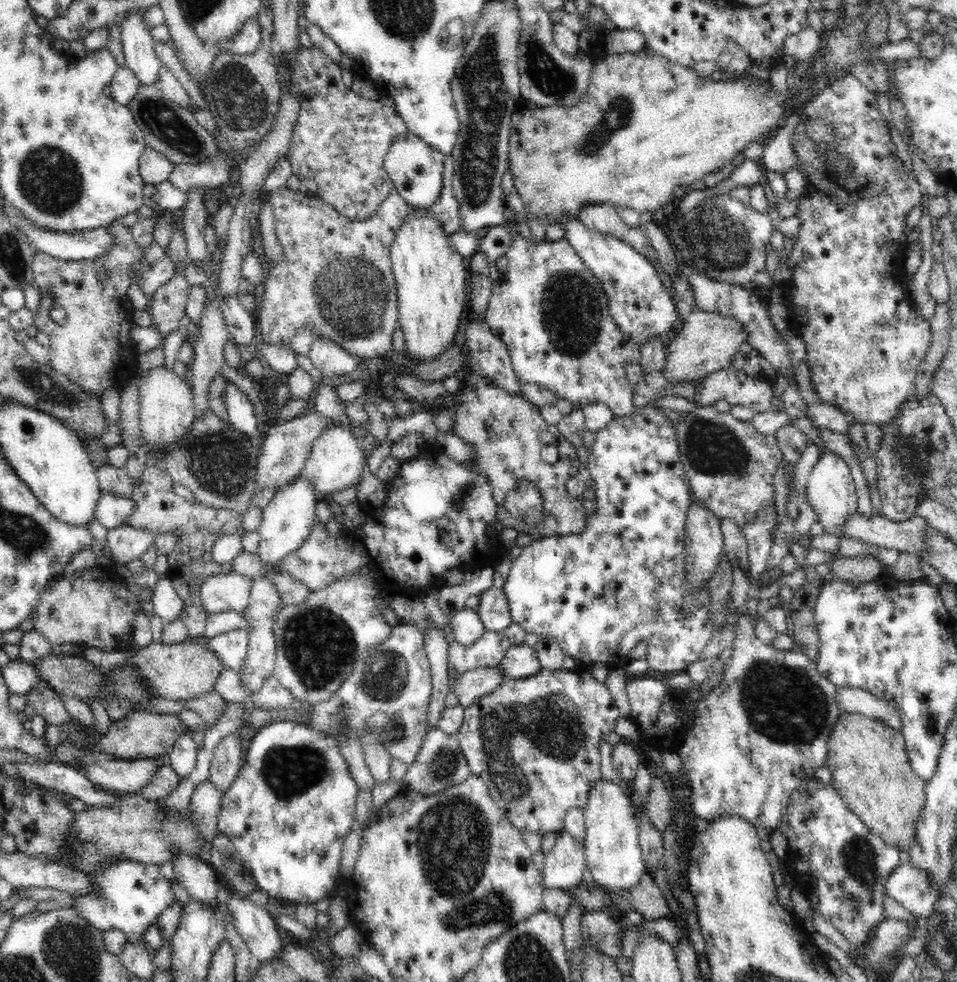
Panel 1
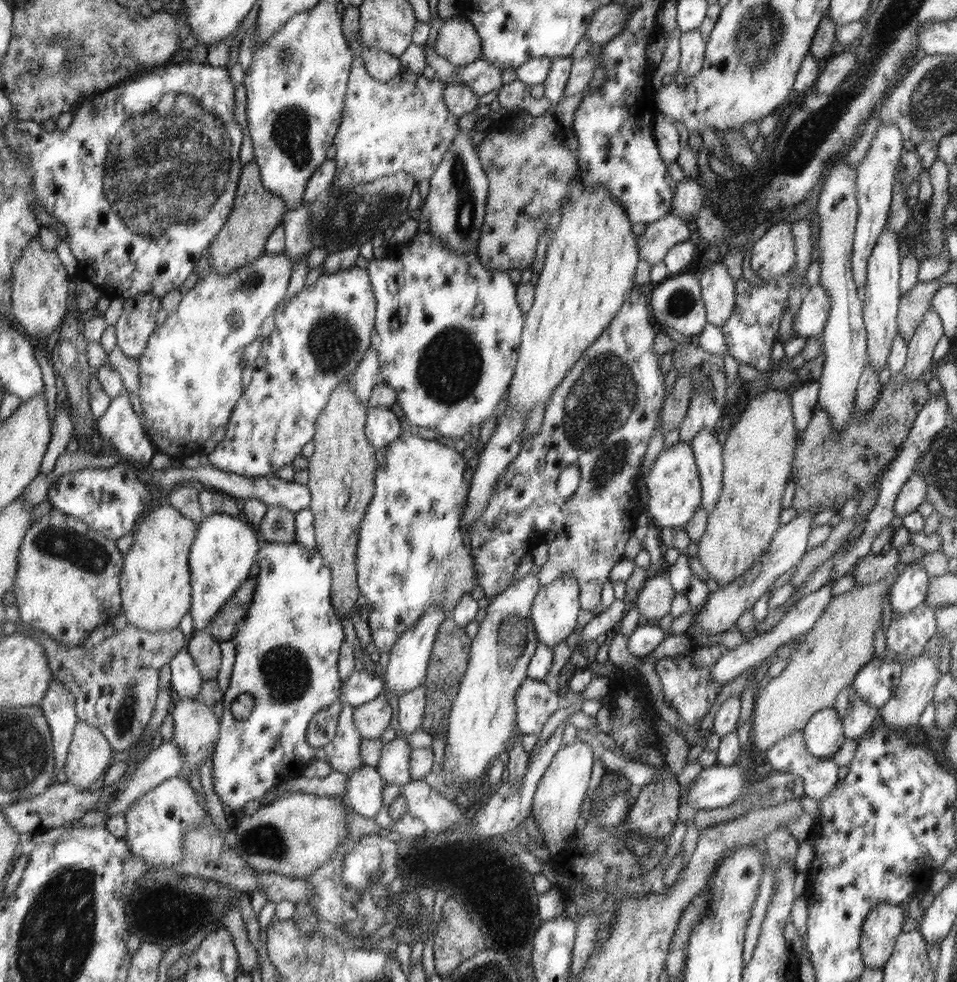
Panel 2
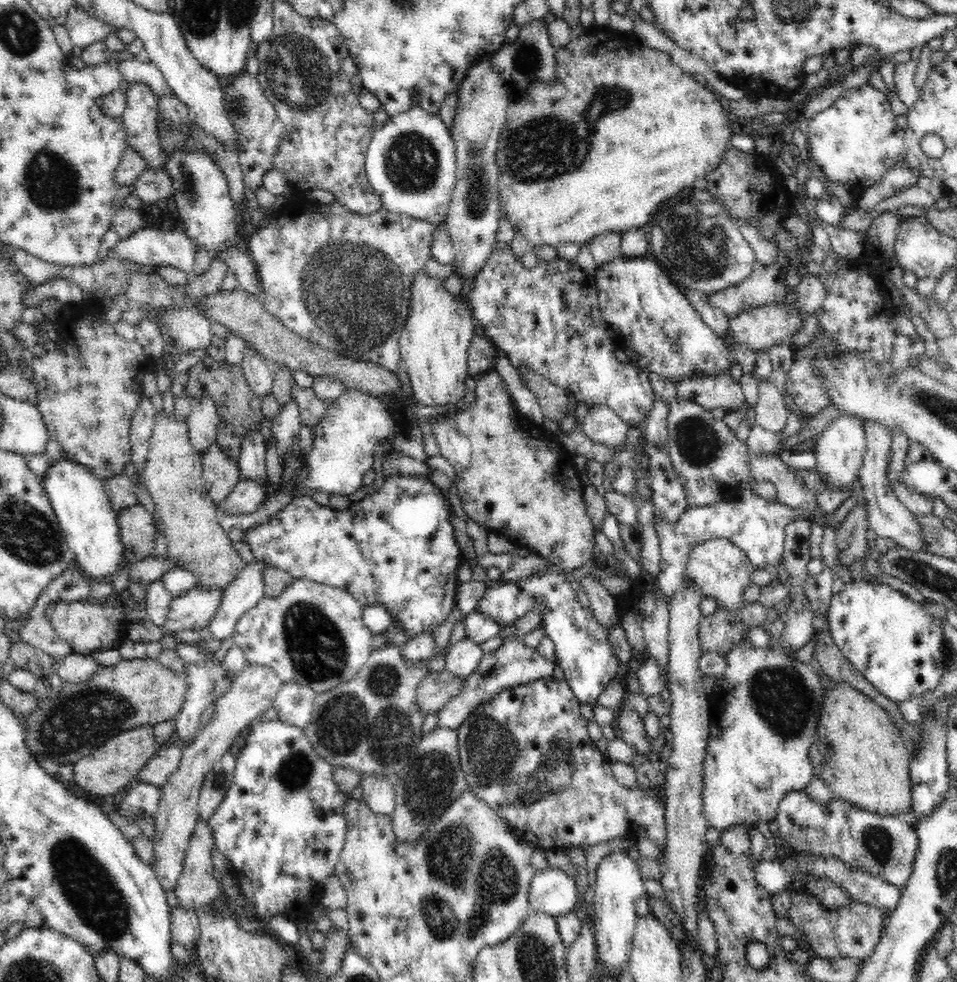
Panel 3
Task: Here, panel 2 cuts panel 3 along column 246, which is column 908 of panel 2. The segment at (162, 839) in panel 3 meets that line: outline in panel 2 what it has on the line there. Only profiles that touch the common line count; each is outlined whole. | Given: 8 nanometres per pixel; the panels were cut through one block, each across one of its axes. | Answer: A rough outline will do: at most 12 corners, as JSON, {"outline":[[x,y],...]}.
{"outline":[[925,653],[903,670],[879,708],[883,722],[919,724],[938,680],[938,658]]}

